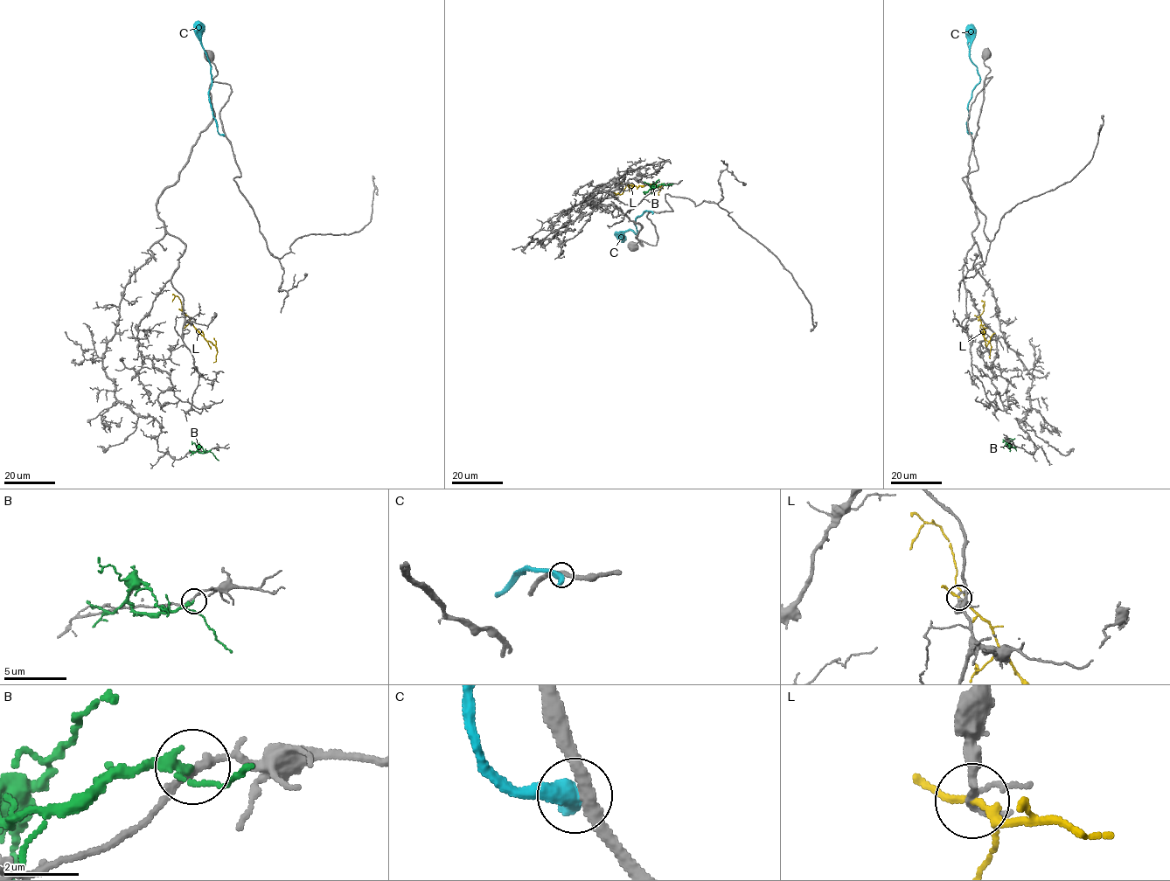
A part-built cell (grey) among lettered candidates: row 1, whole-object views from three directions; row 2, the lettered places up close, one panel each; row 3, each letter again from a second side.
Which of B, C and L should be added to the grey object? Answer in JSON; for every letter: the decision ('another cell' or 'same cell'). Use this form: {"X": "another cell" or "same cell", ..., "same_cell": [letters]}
{"B": "another cell", "C": "another cell", "L": "another cell", "same_cell": []}

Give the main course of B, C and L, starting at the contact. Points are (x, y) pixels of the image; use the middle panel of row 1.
B: (665, 184), (651, 187), (659, 179)
C: (653, 211), (646, 210), (637, 218), (637, 235), (630, 230), (619, 239)
L: (623, 183), (637, 187), (651, 183), (663, 188), (659, 184)

